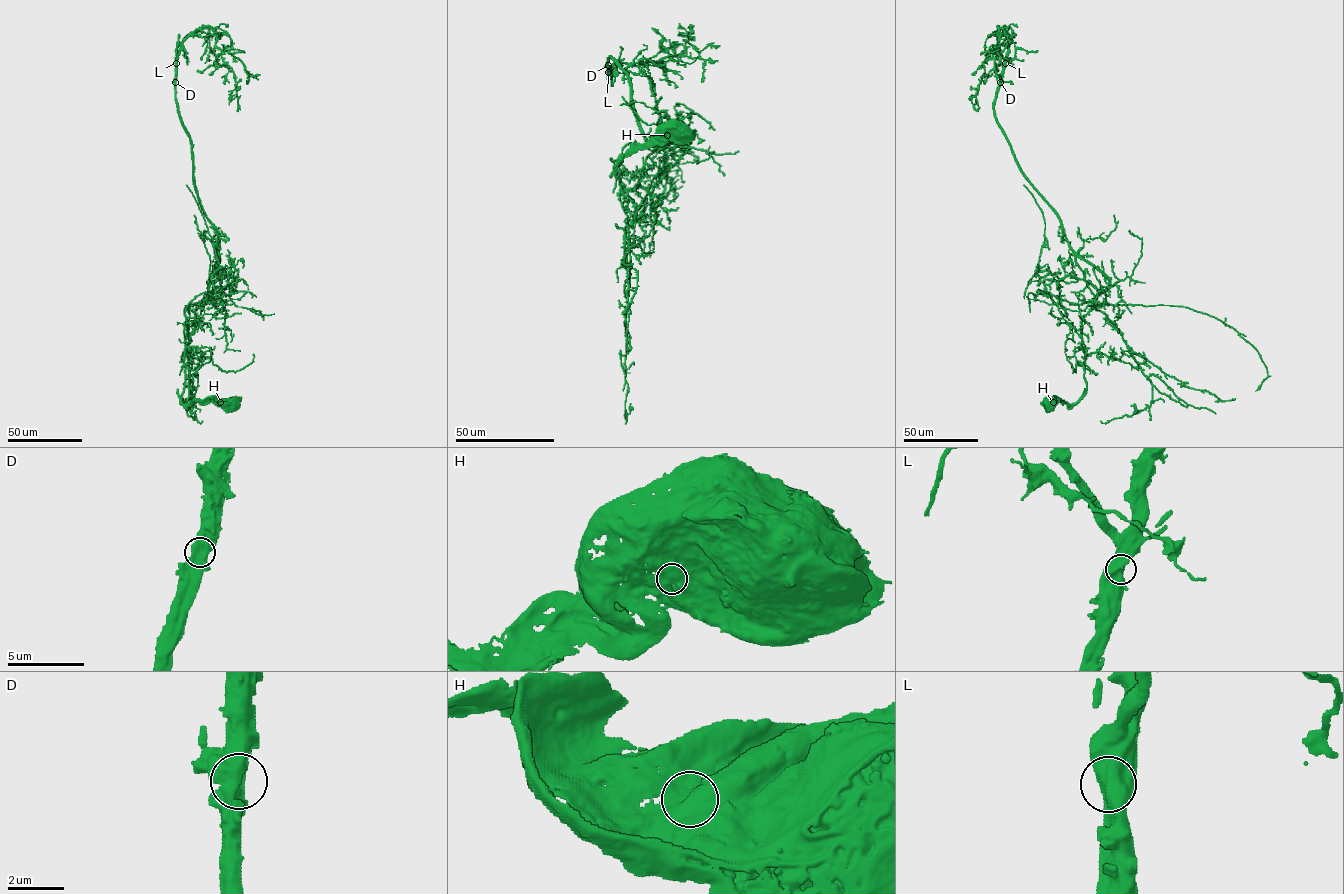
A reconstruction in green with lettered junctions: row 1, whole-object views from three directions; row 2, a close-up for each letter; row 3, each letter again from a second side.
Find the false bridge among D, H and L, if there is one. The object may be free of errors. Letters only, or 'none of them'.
L

